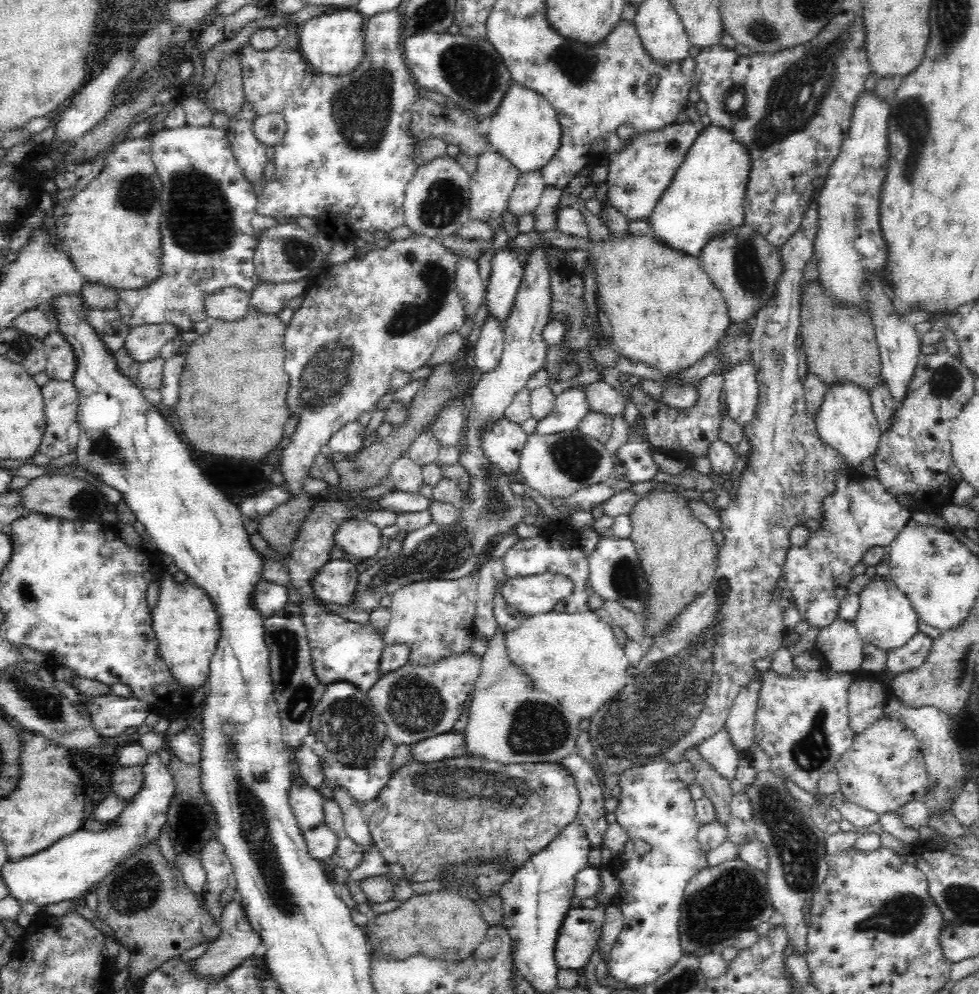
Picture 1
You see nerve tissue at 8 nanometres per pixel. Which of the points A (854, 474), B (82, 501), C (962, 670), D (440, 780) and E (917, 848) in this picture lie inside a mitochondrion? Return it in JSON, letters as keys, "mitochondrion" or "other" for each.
{"A":"other","B":"mitochondrion","C":"mitochondrion","D":"mitochondrion","E":"other"}

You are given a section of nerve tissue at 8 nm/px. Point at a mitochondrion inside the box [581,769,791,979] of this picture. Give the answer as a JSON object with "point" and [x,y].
{"point":[735,898]}

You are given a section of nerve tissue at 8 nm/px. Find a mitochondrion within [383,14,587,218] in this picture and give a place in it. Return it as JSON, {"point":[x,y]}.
{"point":[473,72]}

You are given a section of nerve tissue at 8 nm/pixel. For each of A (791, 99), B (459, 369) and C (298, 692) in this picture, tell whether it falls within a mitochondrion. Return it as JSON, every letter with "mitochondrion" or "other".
{"A":"mitochondrion","B":"mitochondrion","C":"mitochondrion"}

